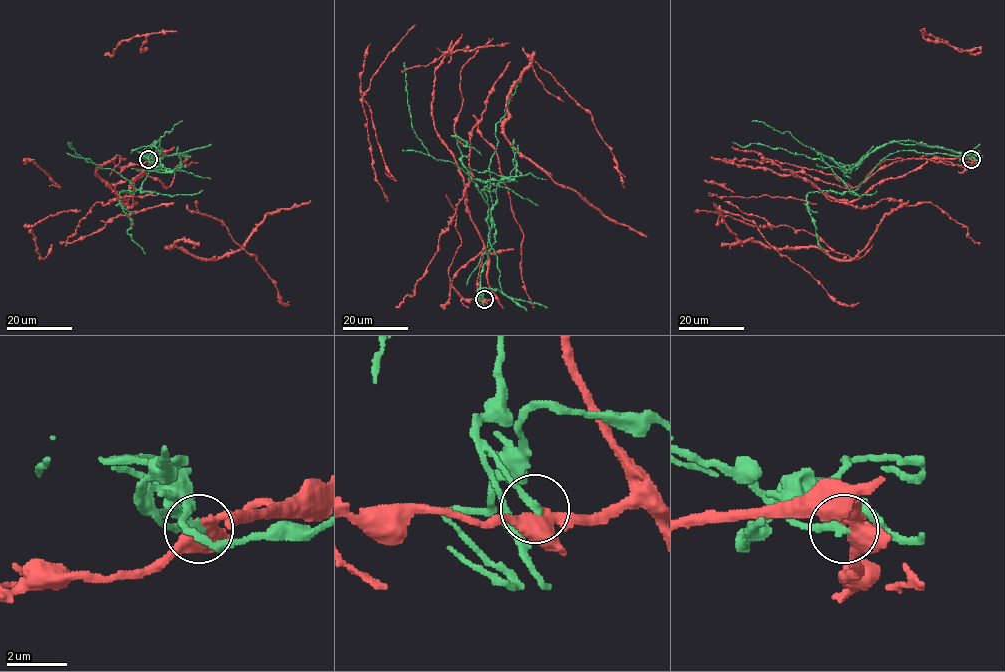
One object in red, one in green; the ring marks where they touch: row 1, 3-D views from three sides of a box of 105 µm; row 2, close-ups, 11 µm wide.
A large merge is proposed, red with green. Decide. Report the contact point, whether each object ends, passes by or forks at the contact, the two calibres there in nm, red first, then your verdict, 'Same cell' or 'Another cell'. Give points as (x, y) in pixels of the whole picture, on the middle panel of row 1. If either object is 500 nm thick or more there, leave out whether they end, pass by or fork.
Place: (484, 299). At the ring red passes by. At the ring green ends. Thickness 360 nm (red) against 280 nm. Another cell

